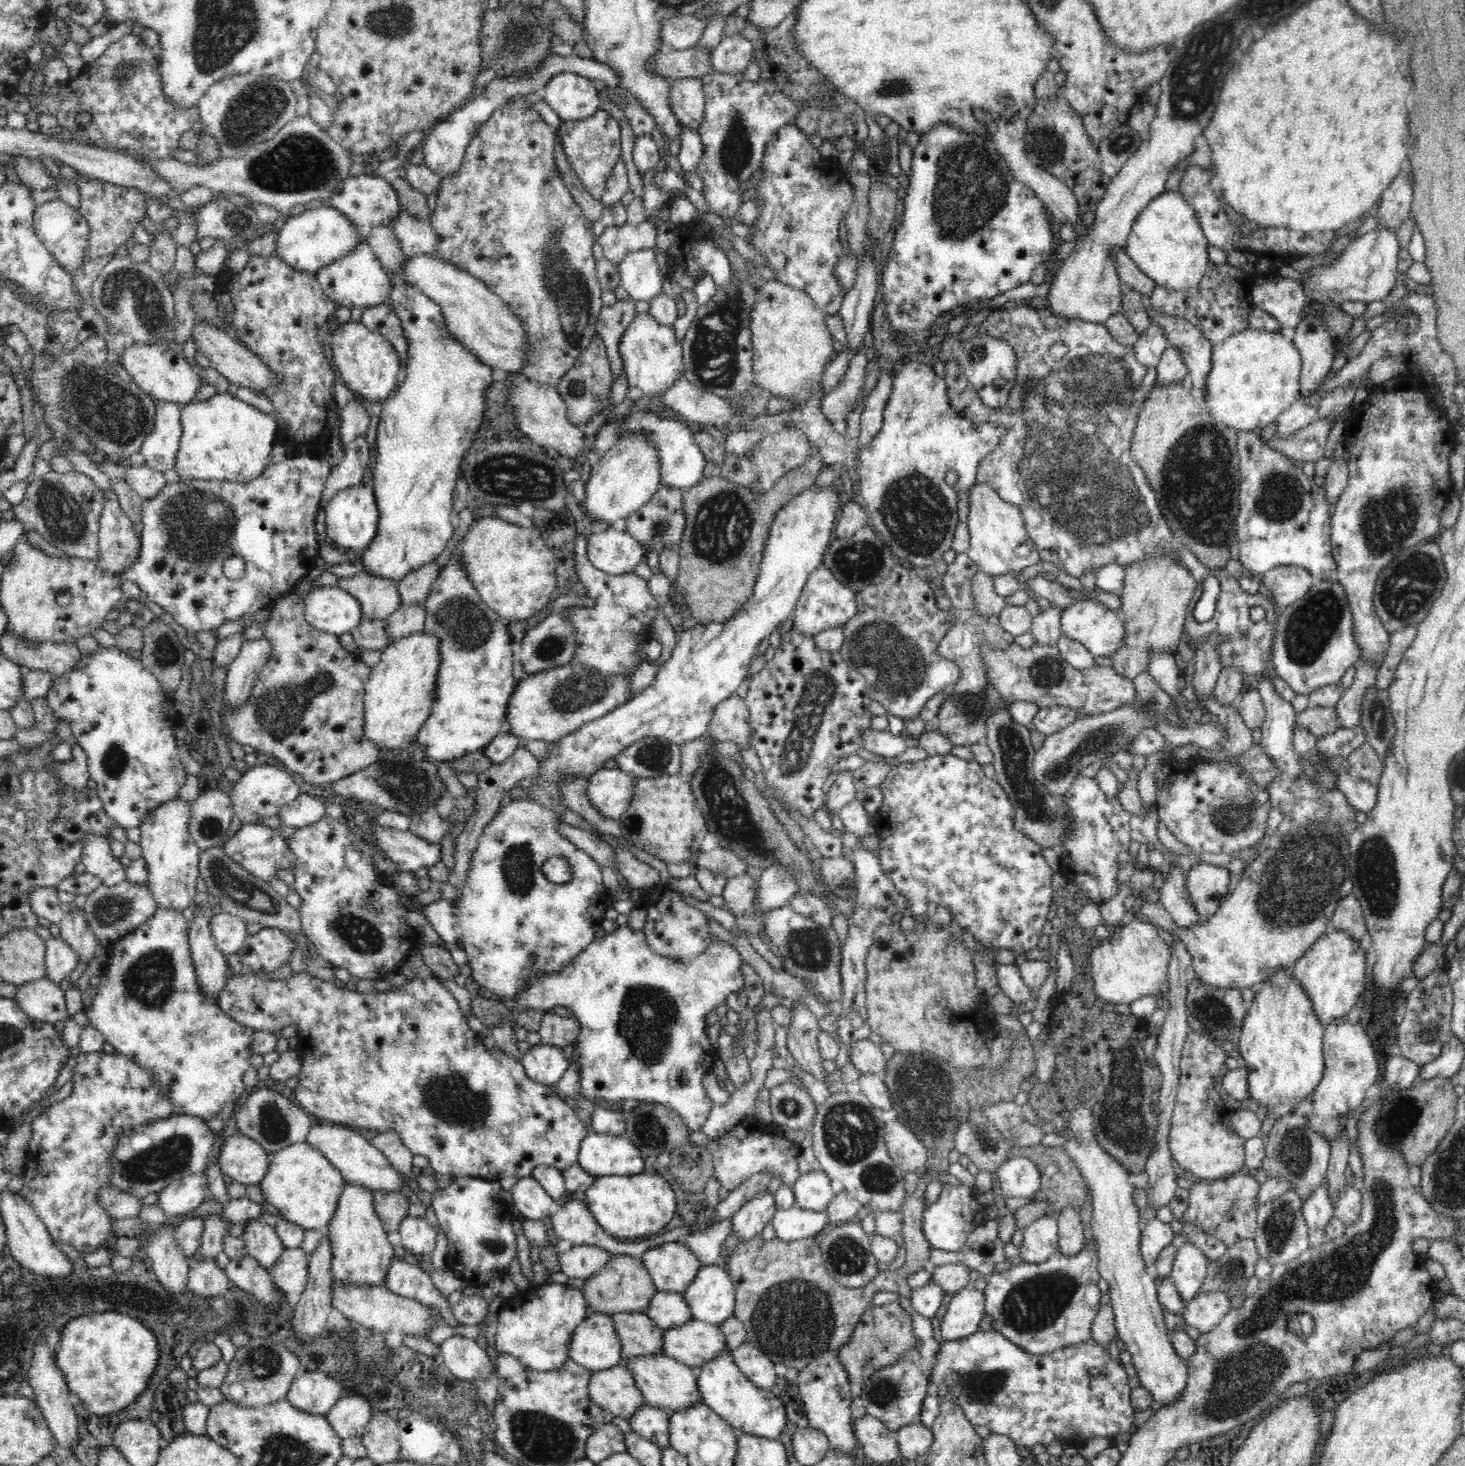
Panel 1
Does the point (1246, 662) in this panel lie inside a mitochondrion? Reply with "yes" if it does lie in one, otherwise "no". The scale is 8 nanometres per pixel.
no

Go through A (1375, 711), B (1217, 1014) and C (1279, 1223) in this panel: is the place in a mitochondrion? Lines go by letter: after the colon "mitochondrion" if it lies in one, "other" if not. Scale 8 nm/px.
A: mitochondrion
B: mitochondrion
C: mitochondrion

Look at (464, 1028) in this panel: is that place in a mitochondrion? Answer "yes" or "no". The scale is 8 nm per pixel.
no

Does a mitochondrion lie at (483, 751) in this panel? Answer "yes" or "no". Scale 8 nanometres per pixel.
no

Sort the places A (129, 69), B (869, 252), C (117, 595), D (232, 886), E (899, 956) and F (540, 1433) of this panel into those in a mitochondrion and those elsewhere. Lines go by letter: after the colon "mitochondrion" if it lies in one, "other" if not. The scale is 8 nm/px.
A: mitochondrion
B: other
C: other
D: mitochondrion
E: other
F: mitochondrion

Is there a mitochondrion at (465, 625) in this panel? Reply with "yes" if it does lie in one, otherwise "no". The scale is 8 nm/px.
yes

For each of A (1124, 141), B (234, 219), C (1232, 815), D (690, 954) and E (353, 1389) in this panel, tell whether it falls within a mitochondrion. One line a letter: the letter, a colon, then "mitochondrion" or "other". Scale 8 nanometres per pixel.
A: mitochondrion
B: mitochondrion
C: mitochondrion
D: other
E: other

